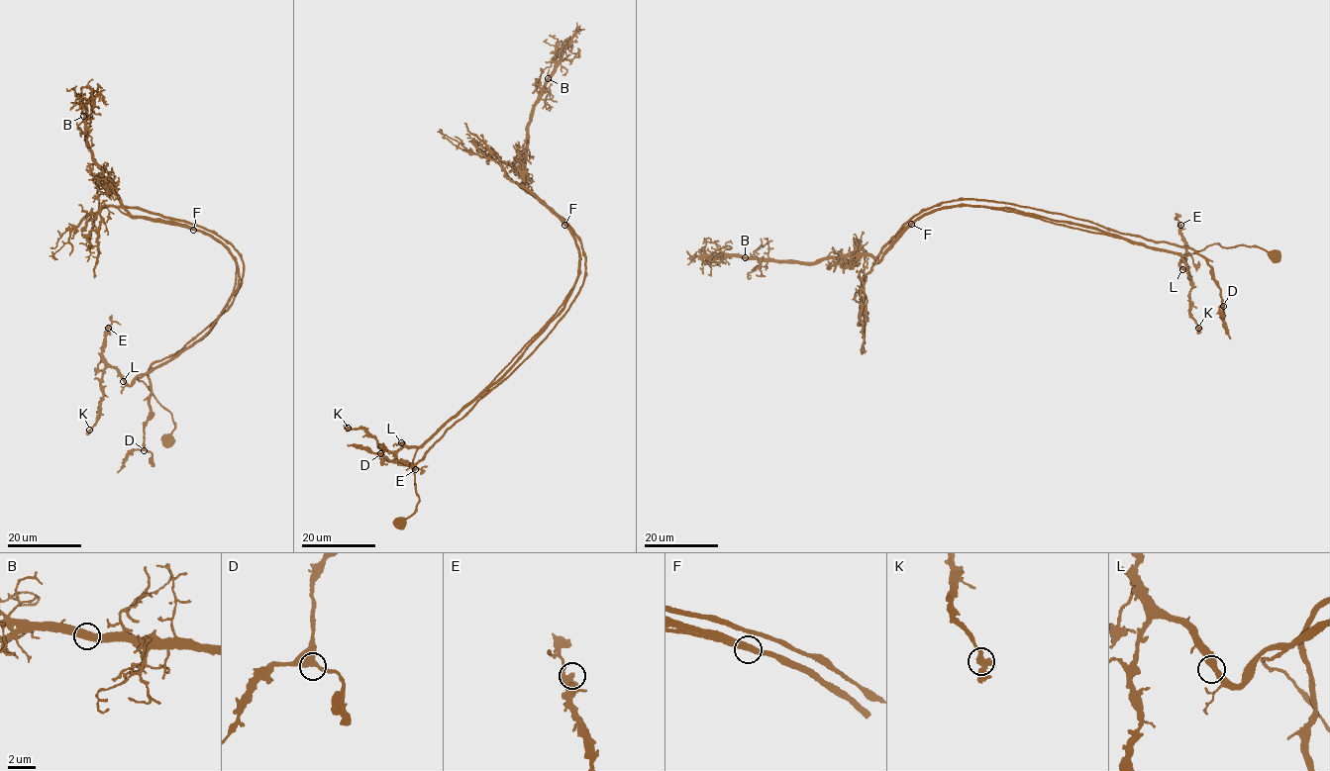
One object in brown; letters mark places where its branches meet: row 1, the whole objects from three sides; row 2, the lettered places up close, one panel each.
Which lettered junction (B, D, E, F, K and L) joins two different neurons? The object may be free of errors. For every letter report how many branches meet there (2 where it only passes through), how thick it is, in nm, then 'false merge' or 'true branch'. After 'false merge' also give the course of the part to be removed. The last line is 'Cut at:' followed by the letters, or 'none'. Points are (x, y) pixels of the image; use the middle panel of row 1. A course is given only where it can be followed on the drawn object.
B: 2 branches meet; 500 nm thick; true branch
D: 2 branches meet; 460 nm thick; true branch
E: 2 branches meet; 400 nm thick; true branch
F: 2 branches meet; 440 nm thick; false merge; foreign part runs (565, 225), (517, 182), (562, 219), (581, 243), (585, 277), (564, 317), (509, 375), (412, 464), (347, 444)
K: 2 branches meet; 420 nm thick; true branch
L: 2 branches meet; 440 nm thick; true branch
Cut at: F

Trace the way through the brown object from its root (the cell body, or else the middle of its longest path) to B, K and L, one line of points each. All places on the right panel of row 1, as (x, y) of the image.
B: (1274, 257), (1216, 243), (1183, 255), (1097, 228), (967, 205), (914, 220), (879, 260), (745, 257)
K: (1274, 257), (1256, 246), (1216, 243), (1182, 255), (1198, 328)
L: (1274, 257), (1256, 246), (1243, 244), (1227, 248), (1216, 243), (1182, 255), (1185, 266), (1182, 269)

